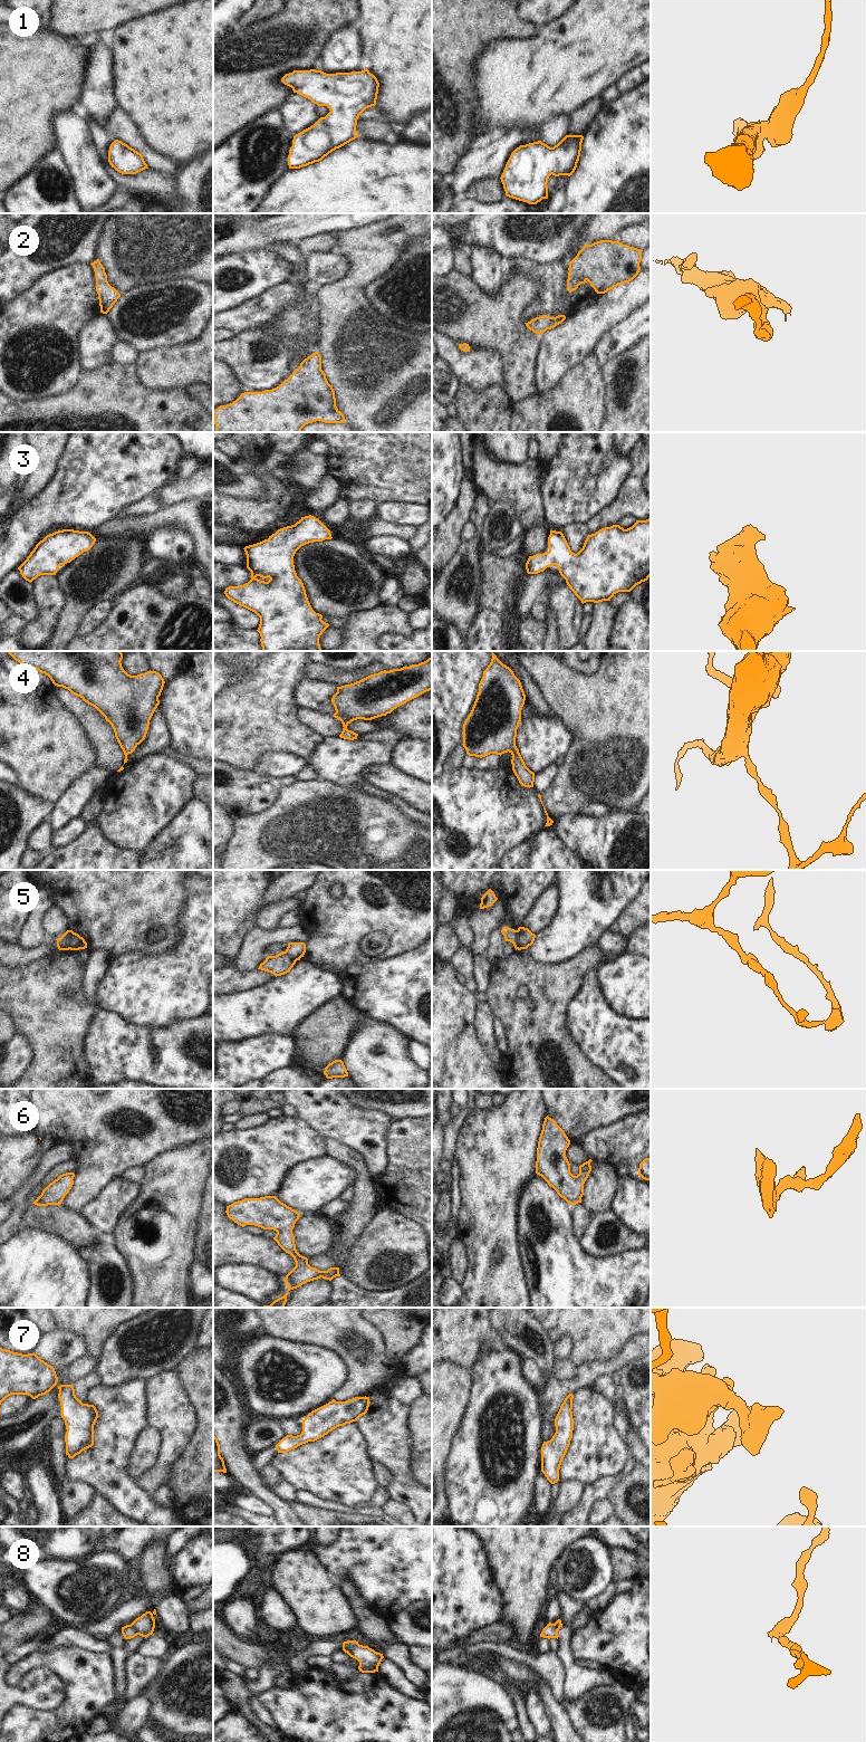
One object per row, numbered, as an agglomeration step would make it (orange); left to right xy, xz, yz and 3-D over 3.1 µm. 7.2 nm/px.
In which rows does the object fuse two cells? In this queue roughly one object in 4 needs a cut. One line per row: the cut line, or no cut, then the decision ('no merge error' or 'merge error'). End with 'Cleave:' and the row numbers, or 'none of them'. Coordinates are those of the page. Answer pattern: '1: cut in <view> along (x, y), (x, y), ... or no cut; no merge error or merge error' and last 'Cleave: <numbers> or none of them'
1: no cut; no merge error
2: no cut; no merge error
3: no cut; no merge error
4: no cut; no merge error
5: cut in xy along (70, 930), (69, 948); merge error
6: no cut; no merge error
7: no cut; no merge error
8: cut in xz along (358, 1644), (352, 1649), (349, 1655); merge error
Cleave: 5, 8

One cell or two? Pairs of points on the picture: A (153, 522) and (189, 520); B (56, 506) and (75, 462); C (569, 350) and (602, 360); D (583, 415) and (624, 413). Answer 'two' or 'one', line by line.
A: one
B: one
C: two
D: two

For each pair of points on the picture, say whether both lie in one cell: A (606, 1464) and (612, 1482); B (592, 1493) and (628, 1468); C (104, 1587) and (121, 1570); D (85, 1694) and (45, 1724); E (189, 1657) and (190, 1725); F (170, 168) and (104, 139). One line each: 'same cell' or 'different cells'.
A: different cells
B: same cell
C: same cell
D: same cell
E: same cell
F: different cells

